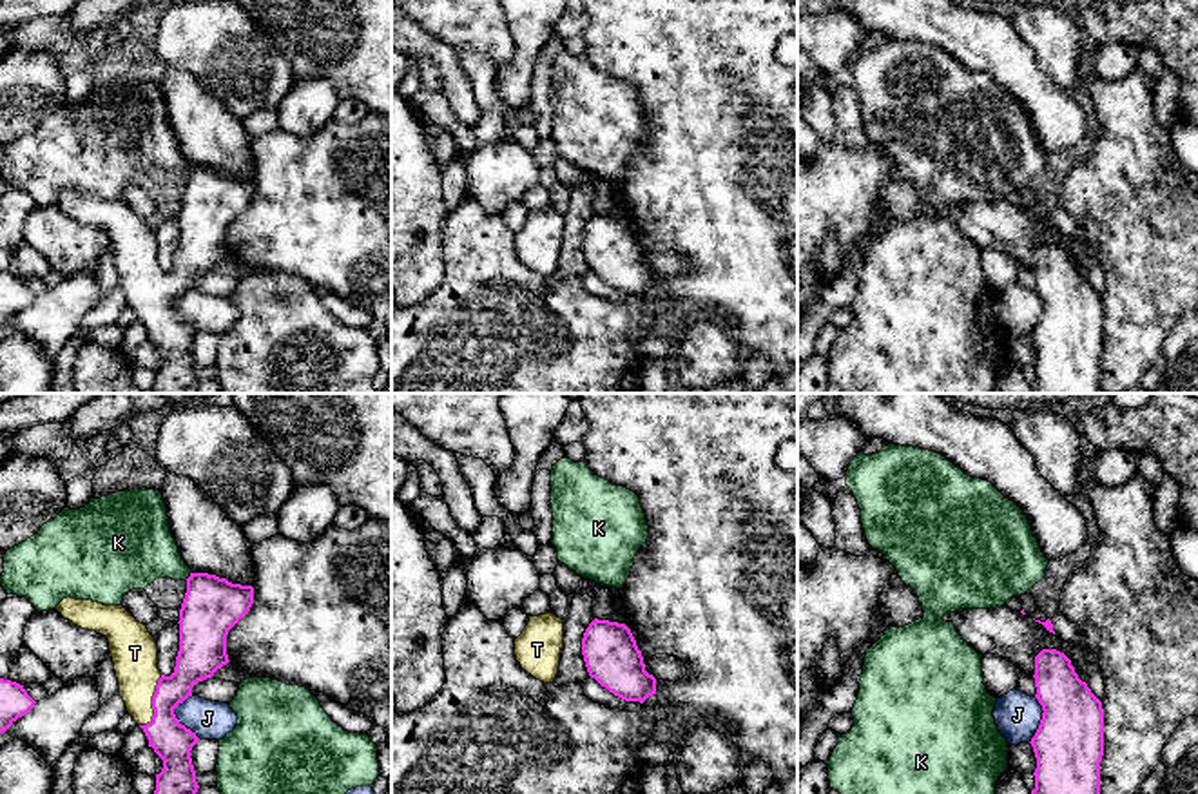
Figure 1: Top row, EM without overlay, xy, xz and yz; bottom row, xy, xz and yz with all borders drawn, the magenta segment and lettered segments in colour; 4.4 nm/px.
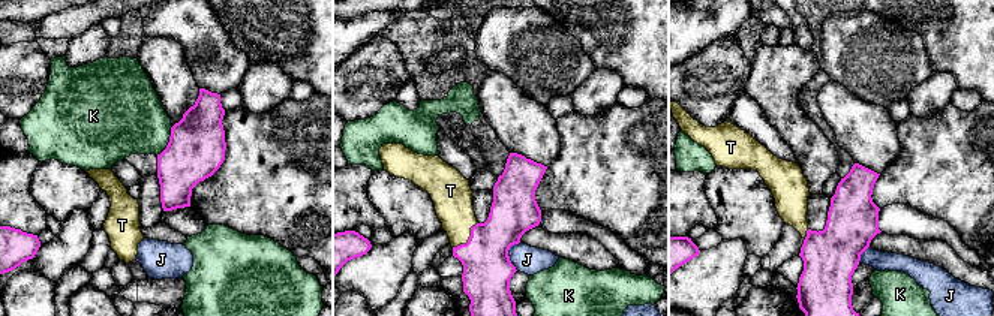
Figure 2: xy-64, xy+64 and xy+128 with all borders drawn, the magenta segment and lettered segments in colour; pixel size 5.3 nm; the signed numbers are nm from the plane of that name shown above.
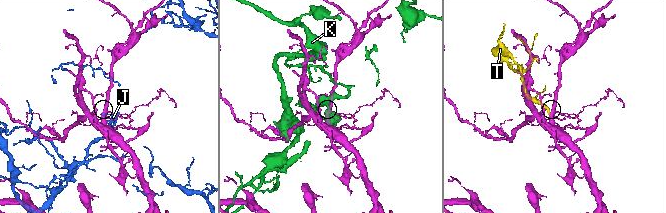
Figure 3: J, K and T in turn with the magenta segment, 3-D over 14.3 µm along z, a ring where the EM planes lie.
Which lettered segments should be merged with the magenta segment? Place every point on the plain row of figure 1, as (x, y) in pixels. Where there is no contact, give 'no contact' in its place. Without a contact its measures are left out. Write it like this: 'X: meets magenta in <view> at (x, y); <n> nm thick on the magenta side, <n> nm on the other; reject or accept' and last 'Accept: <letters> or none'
J: meets magenta in xy at (176, 312); 180 nm thick on the magenta side, 160 nm on the other; reject
K: meets magenta in xy at (191, 169); 260 nm thick on the magenta side, 300 nm on the other; reject
T: meets magenta in xy at (153, 298); 180 nm thick on the magenta side, 200 nm on the other; accept
Accept: T

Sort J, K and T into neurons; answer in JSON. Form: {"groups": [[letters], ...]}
{"groups": [["J"], ["K"], ["T"]]}

